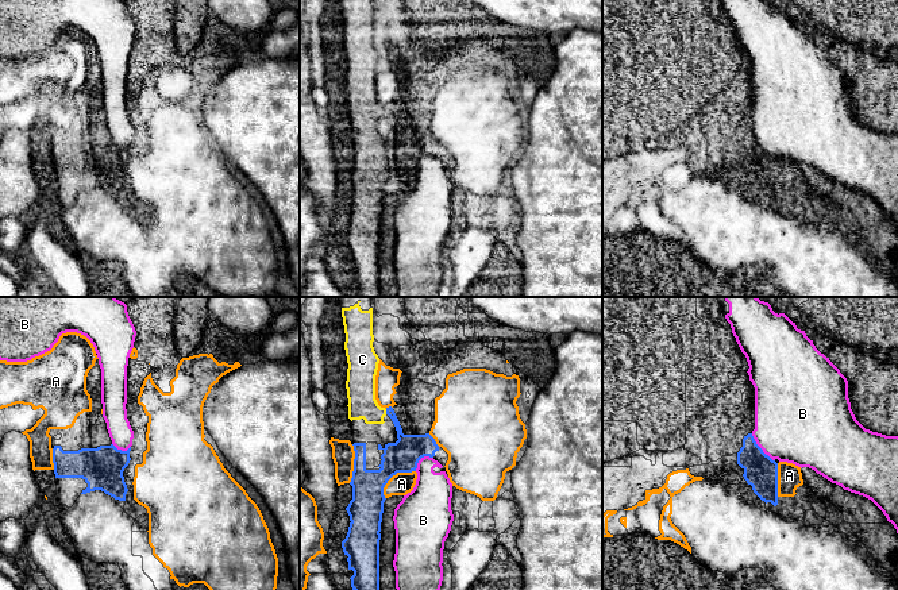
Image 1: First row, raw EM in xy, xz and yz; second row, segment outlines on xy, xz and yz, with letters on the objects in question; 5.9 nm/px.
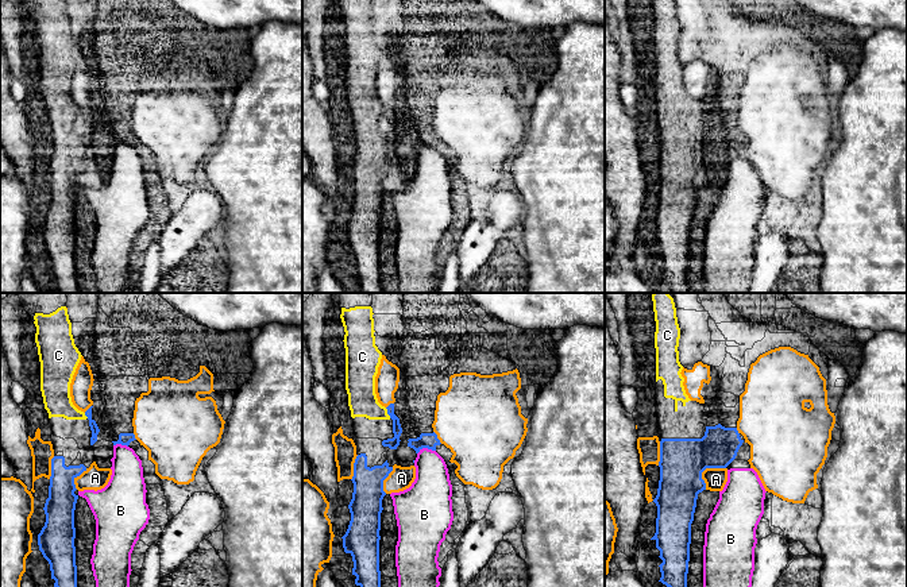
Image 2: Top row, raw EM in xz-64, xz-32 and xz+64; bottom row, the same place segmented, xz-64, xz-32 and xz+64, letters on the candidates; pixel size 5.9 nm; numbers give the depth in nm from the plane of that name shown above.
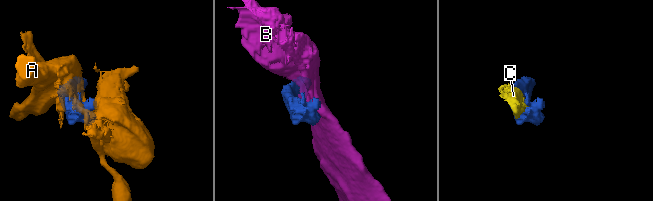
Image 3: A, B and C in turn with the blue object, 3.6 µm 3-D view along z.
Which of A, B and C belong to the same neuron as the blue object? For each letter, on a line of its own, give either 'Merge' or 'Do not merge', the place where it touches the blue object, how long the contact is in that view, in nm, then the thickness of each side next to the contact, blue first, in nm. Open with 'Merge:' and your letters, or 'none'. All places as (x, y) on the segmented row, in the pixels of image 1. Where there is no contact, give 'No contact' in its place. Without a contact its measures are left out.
Merge: C
A: Do not merge. Touches blue at xz (393, 474). Shared border 260 nm. Thickness 200 nm (blue) against 140 nm
B: Do not merge. Touches blue at yz (760, 448). Shared border 220 nm. Thickness 200 nm (blue) against 460 nm
C: Merge. Touches blue at xz (386, 412). Shared border 30 nm. Thickness 160 nm (blue) against 180 nm

